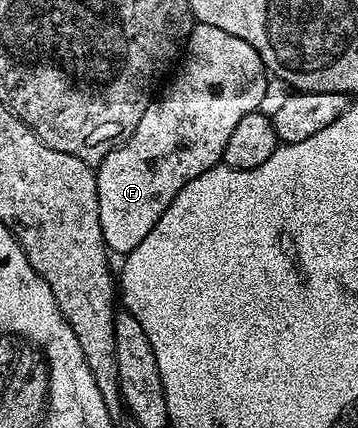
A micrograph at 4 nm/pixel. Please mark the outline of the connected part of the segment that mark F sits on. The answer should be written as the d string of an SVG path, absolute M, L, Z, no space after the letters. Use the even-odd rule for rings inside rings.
M205 23L193 26L175 71L171 76L172 84L168 88L165 86L158 97L153 98L146 113L142 113L138 129L134 129L128 140L122 146L115 147L95 168L102 237L109 252L116 254L117 251L120 257L139 248L142 237L154 229L162 213L166 213L170 201L174 201L176 194L187 183L223 160L226 141L230 141L230 133L234 133L238 121L261 110L262 97L266 97L270 78L262 57L258 57L256 50L246 45L242 37L234 37L234 33L225 33Z

